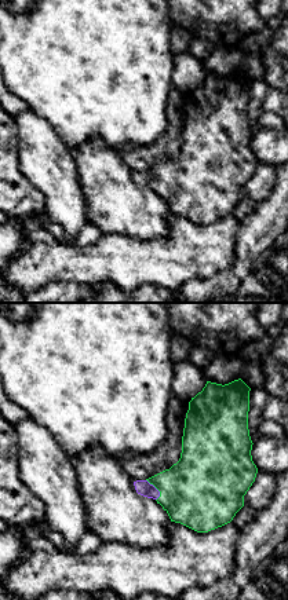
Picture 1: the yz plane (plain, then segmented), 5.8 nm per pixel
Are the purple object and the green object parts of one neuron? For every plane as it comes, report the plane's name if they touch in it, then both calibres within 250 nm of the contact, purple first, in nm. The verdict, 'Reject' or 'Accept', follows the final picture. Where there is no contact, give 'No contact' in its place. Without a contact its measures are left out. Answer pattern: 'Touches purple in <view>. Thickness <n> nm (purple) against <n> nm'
Touches purple in yz. Thickness 90 nm (purple) against 440 nm

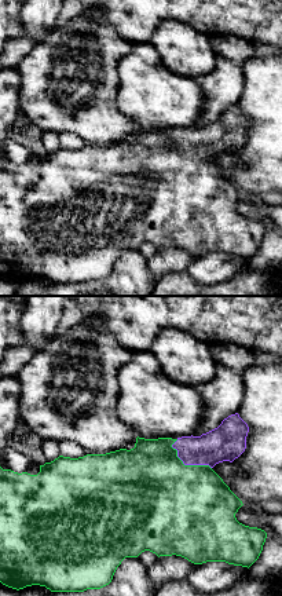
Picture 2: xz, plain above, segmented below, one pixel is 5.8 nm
Touches purple in xz. Thickness 200 nm (purple) against 500 nm

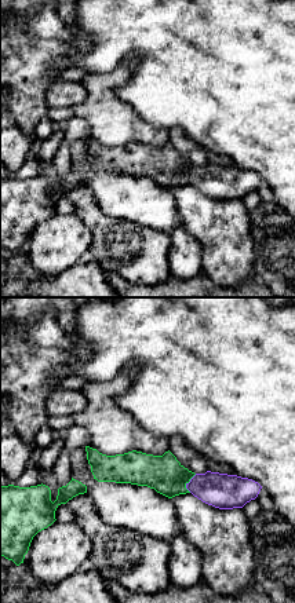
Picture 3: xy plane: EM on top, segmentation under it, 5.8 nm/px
Touches purple in xy. Thickness 200 nm (purple) against 220 nm

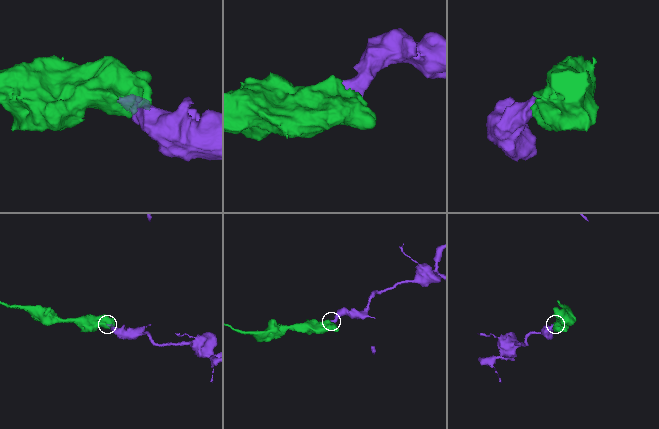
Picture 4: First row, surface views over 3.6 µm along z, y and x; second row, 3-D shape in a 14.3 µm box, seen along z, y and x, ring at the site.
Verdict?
Accept

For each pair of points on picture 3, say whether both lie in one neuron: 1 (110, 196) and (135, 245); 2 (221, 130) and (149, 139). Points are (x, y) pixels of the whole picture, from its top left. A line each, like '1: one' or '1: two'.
1: two
2: two

